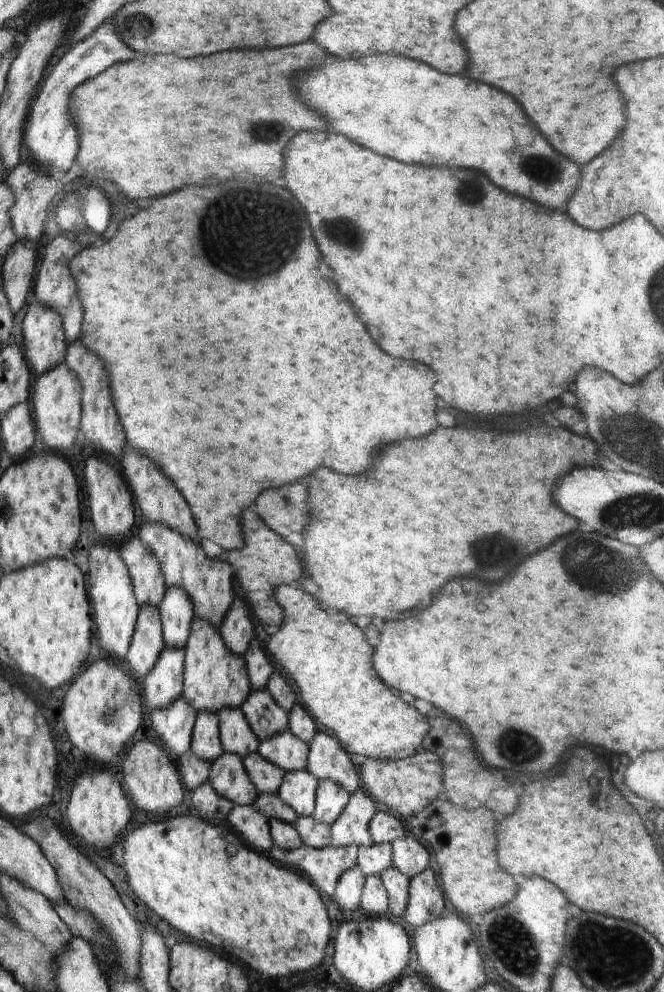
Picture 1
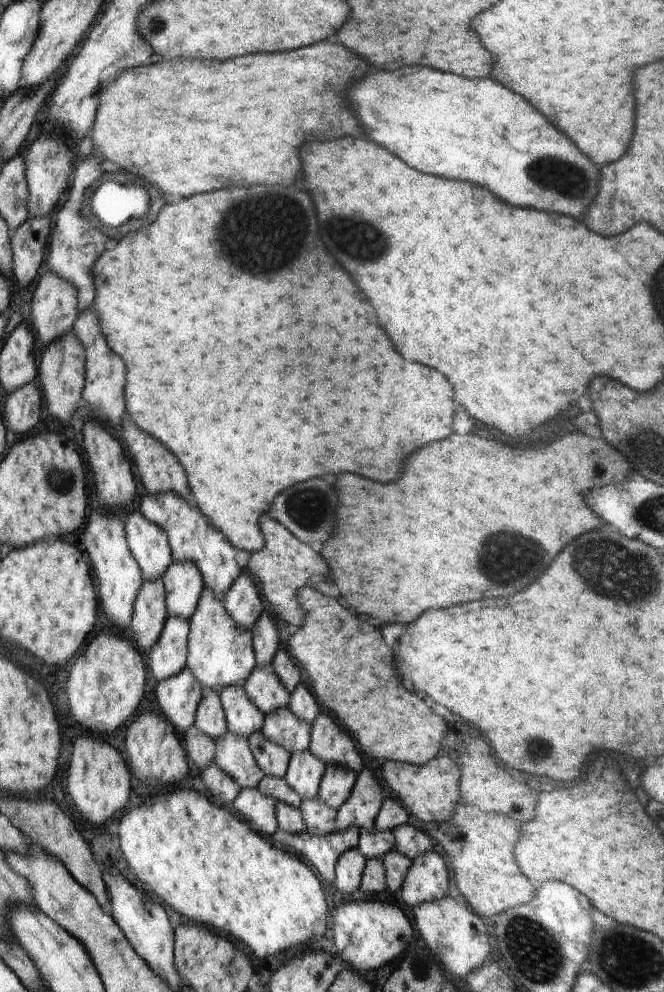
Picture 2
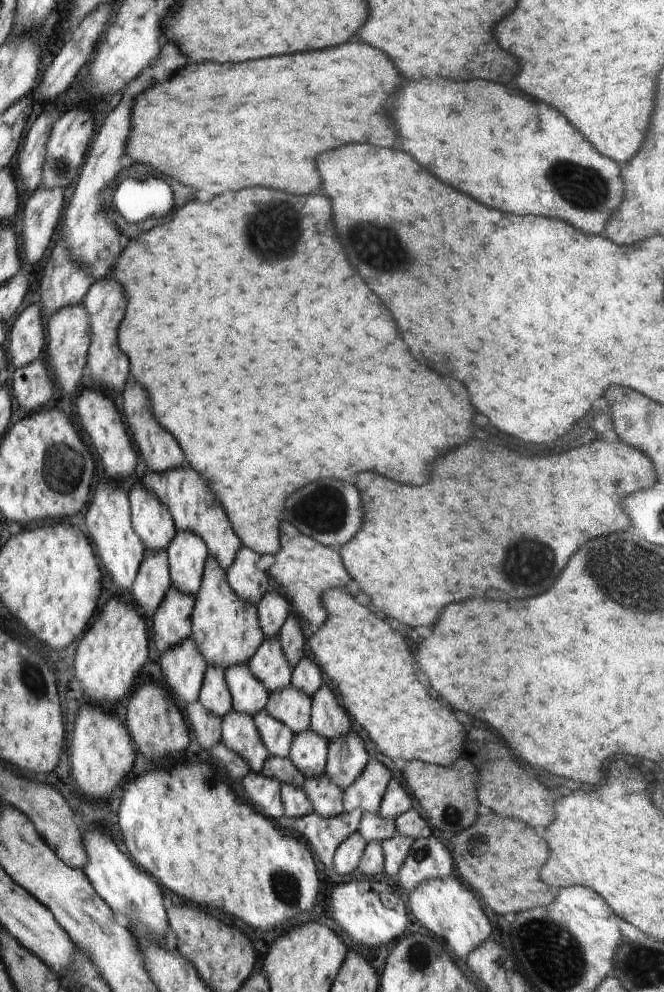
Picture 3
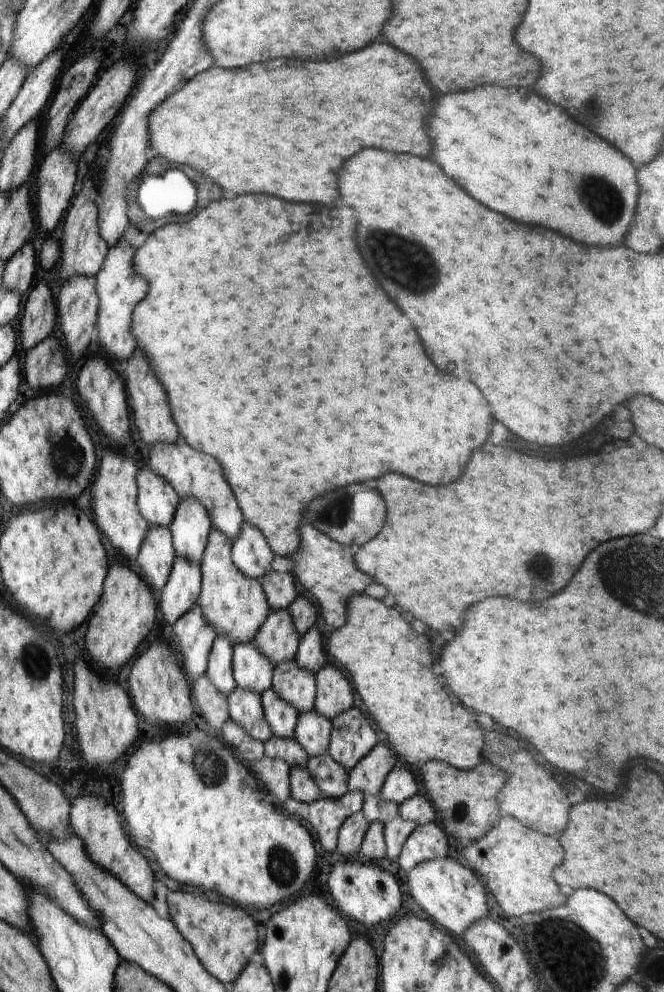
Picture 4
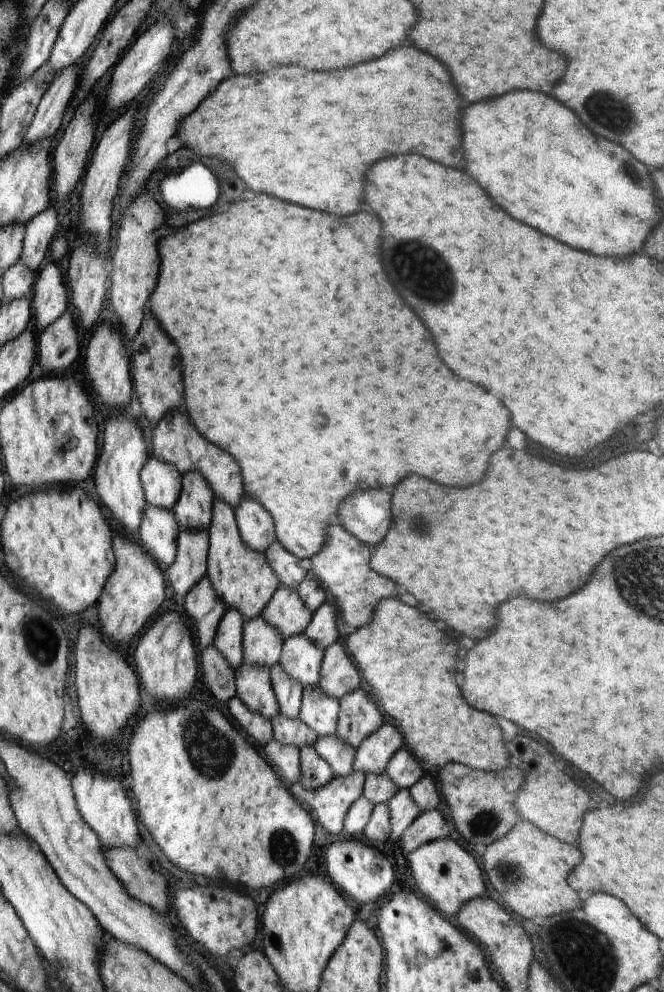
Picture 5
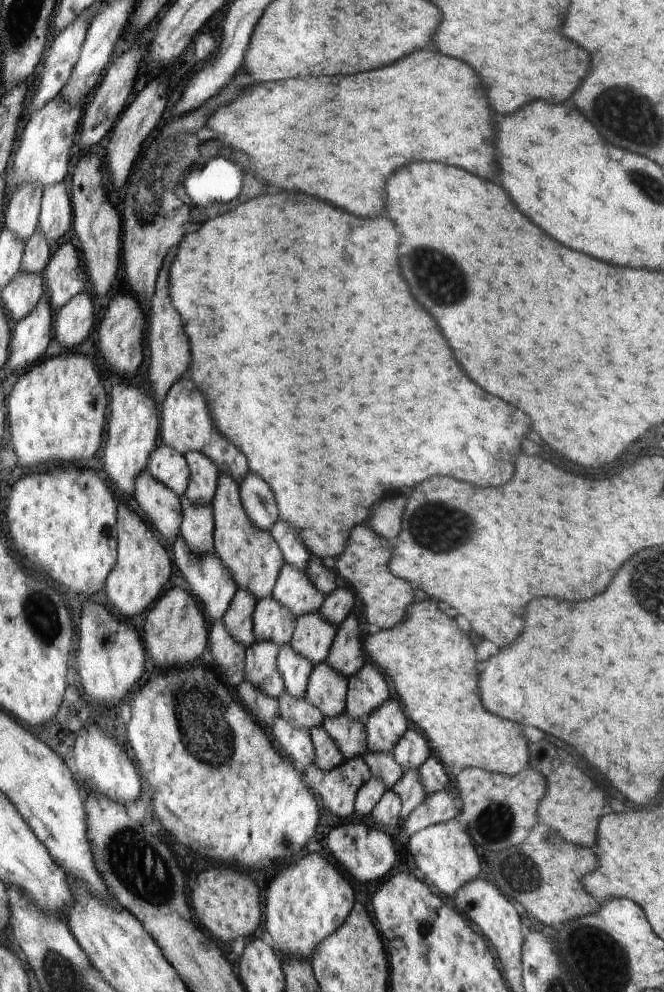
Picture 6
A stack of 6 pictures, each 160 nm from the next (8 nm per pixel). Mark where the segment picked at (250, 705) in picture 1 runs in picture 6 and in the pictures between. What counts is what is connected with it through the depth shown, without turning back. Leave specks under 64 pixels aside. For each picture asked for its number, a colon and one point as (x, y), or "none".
2: (263, 686)
3: (269, 664)
4: (278, 638)
5: (287, 612)
6: (294, 588)

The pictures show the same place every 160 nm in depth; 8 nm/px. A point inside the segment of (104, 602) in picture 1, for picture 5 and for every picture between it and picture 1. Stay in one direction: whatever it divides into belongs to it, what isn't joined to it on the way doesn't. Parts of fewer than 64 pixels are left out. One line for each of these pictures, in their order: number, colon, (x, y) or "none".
2: (120, 577)
3: (122, 550)
4: (114, 491)
5: (119, 471)

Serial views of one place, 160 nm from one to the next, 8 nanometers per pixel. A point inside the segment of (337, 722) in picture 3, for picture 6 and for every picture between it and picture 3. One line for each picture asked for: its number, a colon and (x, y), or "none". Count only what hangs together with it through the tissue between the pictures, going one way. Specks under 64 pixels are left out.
4: (334, 688)
5: (339, 675)
6: (347, 656)

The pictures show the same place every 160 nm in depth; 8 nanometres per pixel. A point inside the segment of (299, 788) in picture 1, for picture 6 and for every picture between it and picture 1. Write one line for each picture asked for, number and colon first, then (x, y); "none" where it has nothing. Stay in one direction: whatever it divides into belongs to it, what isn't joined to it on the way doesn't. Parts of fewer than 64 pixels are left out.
2: (305, 771)
3: (308, 751)
4: (313, 730)
5: (320, 712)
6: (327, 689)

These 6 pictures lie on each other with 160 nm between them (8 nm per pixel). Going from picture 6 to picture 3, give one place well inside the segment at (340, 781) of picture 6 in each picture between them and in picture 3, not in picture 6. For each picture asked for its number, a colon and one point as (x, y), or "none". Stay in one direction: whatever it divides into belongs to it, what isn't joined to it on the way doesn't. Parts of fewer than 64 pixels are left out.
3: (324, 834)
4: (325, 816)
5: (330, 803)

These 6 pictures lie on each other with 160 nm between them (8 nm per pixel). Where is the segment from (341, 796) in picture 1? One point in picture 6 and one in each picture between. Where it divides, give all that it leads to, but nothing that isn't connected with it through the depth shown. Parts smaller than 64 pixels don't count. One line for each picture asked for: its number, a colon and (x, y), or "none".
2: (337, 783)
3: (346, 755)
4: (352, 737)
5: (359, 715)
6: (368, 688)

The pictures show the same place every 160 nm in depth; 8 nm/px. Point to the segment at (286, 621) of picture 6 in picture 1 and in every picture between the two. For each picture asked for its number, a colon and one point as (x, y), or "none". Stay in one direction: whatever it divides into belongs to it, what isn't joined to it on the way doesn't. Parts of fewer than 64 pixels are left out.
1: (236, 735)
2: (243, 717)
3: (250, 695)
4: (252, 669)
5: (262, 643)

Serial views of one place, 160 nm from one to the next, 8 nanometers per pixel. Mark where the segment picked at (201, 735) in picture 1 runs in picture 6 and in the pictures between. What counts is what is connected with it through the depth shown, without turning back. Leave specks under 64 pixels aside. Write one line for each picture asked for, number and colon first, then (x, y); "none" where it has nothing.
2: (210, 718)
3: (214, 695)
4: (220, 663)
5: (229, 638)
6: (238, 619)

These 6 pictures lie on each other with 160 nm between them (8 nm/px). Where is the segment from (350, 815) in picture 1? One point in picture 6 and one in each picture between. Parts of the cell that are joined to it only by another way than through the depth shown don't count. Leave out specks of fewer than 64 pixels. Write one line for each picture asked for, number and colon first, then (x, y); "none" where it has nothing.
2: (360, 810)
3: (366, 792)
4: (368, 775)
5: (372, 756)
6: (385, 725)

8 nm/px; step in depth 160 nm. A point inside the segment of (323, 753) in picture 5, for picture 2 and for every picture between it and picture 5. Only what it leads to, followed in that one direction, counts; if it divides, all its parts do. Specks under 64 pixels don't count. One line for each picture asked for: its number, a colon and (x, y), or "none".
2: (319, 817)
3: (327, 798)
4: (331, 777)

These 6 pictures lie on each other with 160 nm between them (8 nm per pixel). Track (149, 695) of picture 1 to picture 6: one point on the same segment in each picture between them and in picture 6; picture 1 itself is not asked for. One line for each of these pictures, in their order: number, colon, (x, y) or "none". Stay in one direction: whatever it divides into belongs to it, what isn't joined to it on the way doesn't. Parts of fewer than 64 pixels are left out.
2: (168, 656)
3: (172, 623)
4: (181, 593)
5: (189, 567)
6: (197, 528)

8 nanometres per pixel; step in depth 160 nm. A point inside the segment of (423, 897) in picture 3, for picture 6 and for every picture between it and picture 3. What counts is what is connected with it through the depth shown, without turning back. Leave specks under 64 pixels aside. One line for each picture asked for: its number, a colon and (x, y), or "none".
4: (450, 893)
5: (447, 874)
6: (445, 852)

